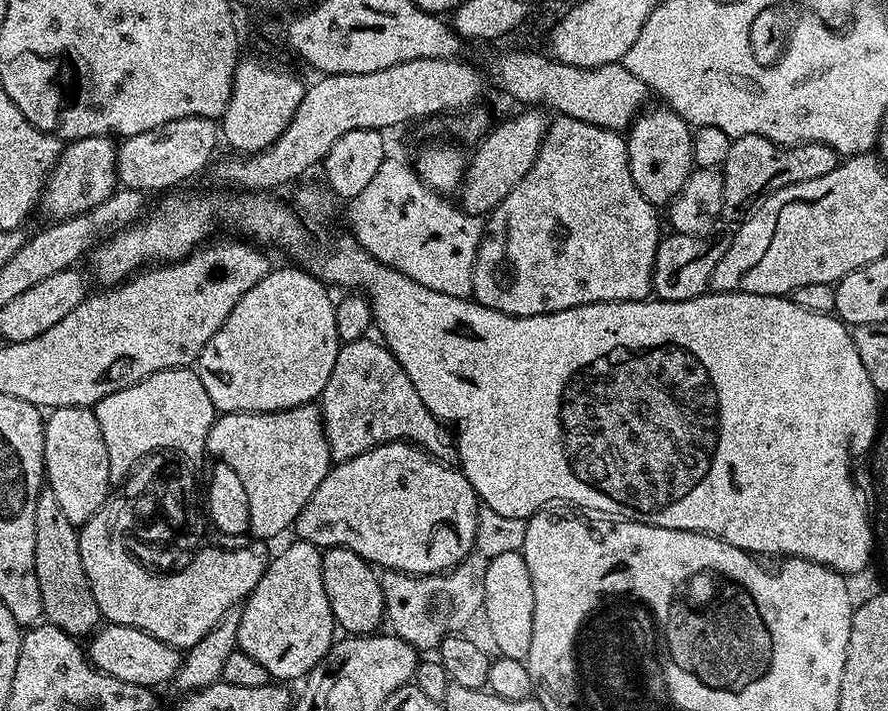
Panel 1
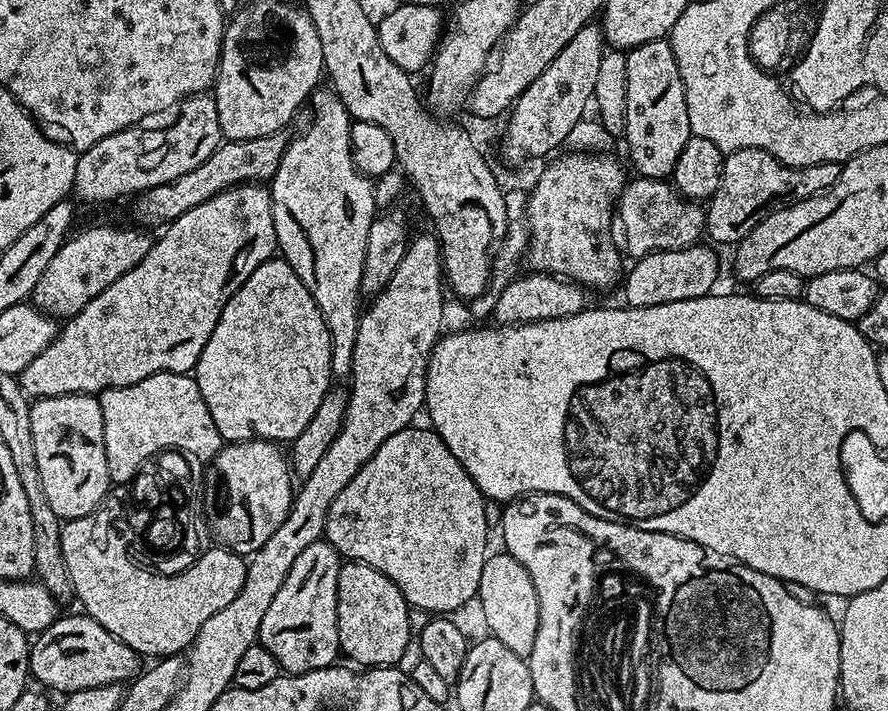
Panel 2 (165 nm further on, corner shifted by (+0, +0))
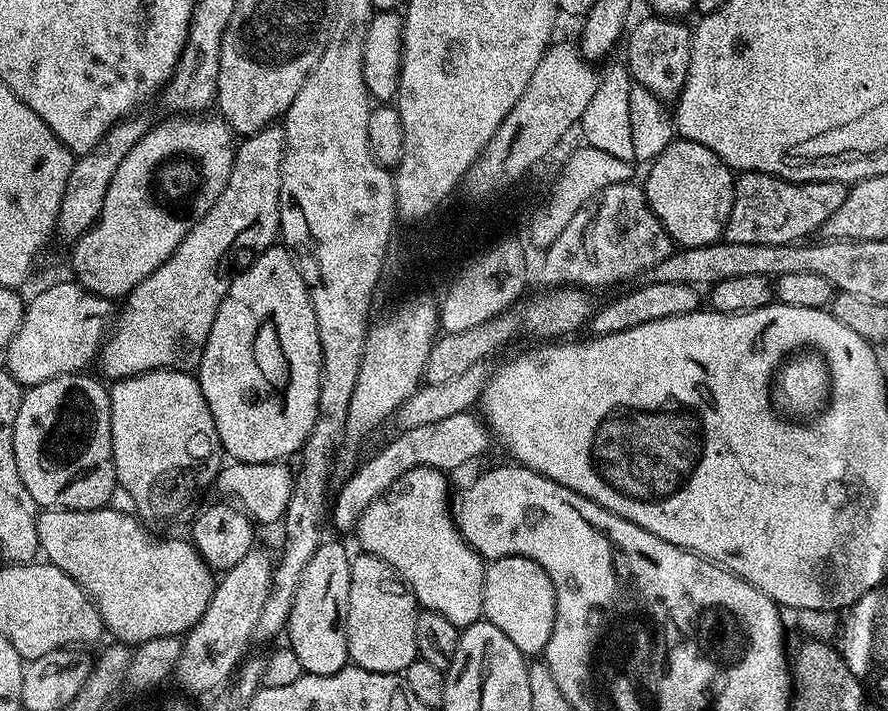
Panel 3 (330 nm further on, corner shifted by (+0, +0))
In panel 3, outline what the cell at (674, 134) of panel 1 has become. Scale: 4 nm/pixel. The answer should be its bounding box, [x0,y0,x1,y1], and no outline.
[626,14,693,102]

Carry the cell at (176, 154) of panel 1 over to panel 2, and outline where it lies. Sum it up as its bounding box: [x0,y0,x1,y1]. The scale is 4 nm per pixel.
[72,93,224,204]

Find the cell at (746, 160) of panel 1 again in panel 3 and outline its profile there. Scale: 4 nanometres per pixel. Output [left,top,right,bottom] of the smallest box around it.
[723,172,849,246]

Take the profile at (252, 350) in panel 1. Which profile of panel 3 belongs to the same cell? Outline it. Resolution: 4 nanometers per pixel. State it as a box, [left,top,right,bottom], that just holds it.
[198,247,322,464]

